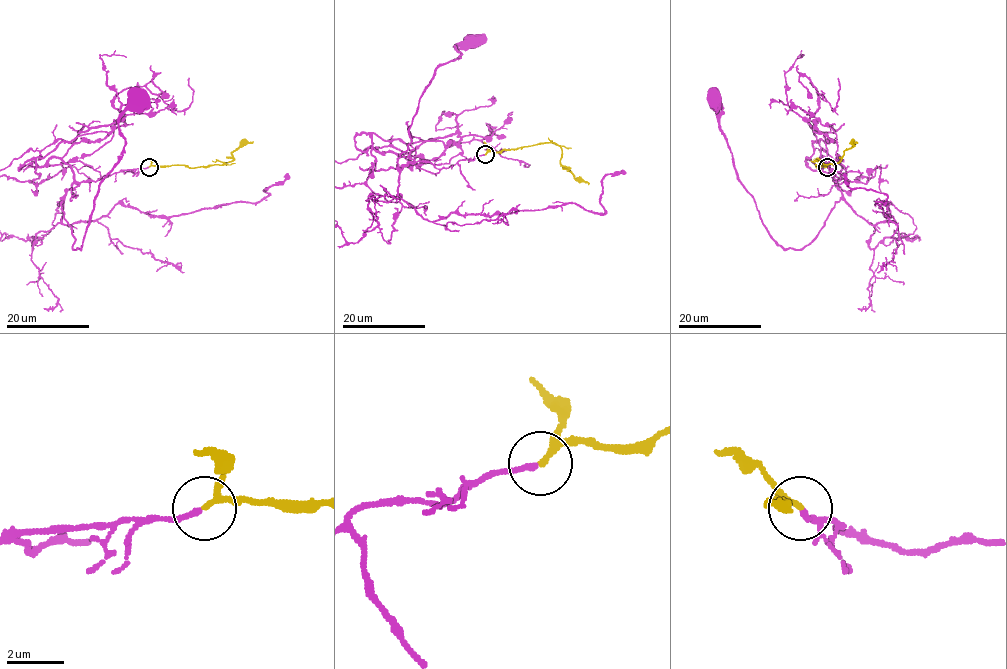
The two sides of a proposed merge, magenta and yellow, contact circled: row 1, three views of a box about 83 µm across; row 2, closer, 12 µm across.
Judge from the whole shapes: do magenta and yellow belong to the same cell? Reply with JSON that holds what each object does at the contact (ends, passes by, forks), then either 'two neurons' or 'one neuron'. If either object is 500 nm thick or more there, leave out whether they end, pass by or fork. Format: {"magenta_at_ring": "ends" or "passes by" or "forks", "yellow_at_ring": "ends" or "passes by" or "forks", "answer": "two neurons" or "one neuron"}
{"magenta_at_ring": "ends", "yellow_at_ring": "passes by", "answer": "one neuron"}

